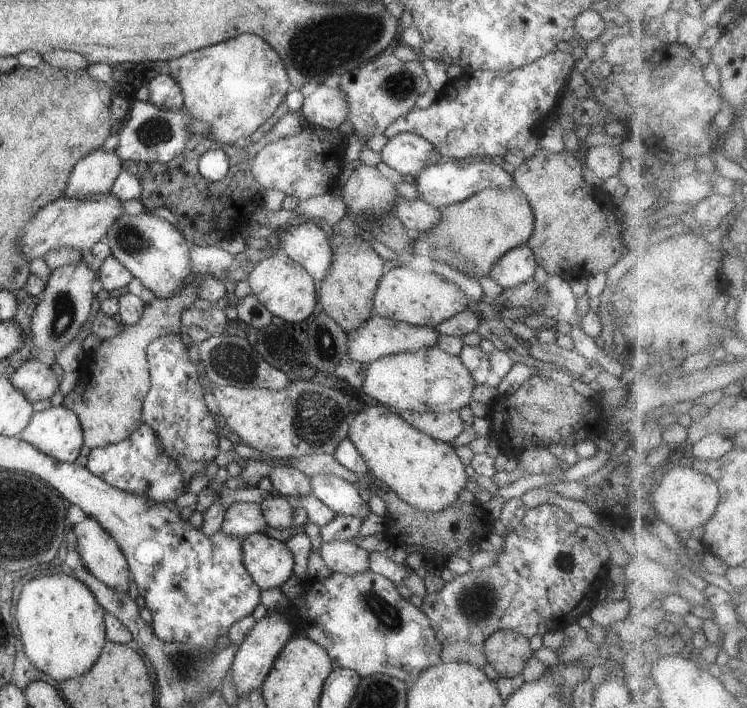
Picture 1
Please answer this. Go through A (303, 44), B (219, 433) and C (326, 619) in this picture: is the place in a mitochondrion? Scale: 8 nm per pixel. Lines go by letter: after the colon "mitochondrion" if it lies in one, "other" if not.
A: mitochondrion
B: other
C: other

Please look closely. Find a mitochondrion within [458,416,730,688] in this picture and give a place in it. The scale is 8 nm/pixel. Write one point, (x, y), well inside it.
(564, 562)

